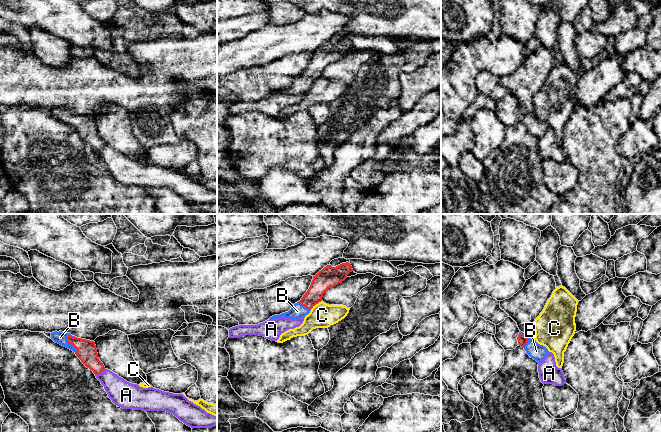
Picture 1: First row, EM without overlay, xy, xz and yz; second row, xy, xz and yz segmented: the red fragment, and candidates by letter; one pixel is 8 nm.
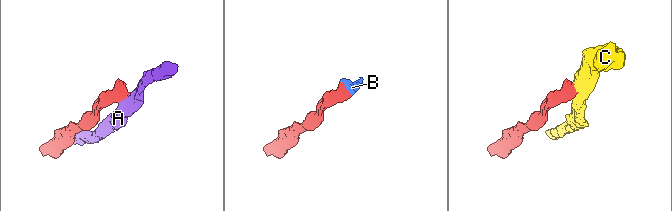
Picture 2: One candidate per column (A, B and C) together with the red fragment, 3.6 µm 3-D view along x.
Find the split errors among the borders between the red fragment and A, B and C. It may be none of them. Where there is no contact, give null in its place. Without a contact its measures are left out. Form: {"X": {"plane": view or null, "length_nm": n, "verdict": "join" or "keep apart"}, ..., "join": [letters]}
{"A": {"plane": "xy", "length_nm": 100, "verdict": "keep apart"}, "B": {"plane": "xy", "length_nm": 160, "verdict": "join"}, "C": {"plane": "xz", "length_nm": 120, "verdict": "keep apart"}, "join": ["B"]}

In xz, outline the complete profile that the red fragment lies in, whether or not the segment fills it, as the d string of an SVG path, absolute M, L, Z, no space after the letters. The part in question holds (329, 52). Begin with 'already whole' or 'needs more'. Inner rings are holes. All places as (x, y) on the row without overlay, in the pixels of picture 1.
needs more | M348 38L342 39L336 43L327 41L313 52L309 65L299 78L295 79L288 88L274 91L270 93L269 96L279 93L291 95L305 94L305 92L310 89L311 85L322 77L323 70L329 64L344 57L347 54L347 51L352 47L352 42Z

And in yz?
needs more | M521 107L519 108L517 116L519 122L521 122L526 129L538 139L541 138L549 128L545 122L538 120L534 114L528 114Z

